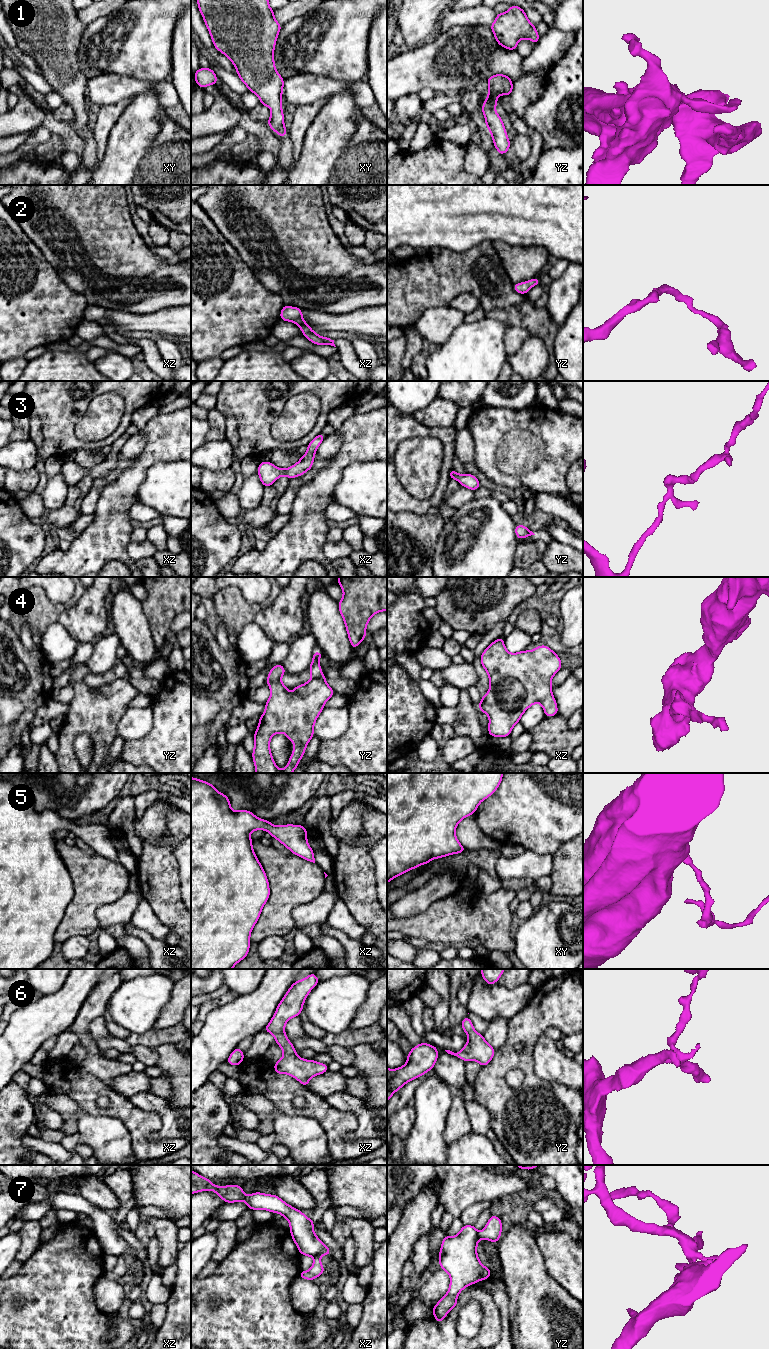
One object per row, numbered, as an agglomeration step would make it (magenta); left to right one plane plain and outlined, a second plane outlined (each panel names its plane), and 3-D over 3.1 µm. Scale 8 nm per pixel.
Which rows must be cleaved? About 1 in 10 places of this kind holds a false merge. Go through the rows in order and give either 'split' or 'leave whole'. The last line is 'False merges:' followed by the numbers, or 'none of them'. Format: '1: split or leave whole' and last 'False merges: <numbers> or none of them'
1: leave whole
2: leave whole
3: leave whole
4: split
5: leave whole
6: leave whole
7: split
False merges: 4, 7

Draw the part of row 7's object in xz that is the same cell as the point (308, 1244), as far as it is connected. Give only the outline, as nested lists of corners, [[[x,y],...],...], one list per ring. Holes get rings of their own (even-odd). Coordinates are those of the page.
[[[191,1170],[191,1194],[206,1190],[215,1192],[225,1203],[245,1201],[250,1210],[260,1209],[281,1214],[289,1222],[291,1237],[301,1255],[310,1257],[331,1255],[329,1247],[316,1236],[312,1229],[317,1224],[276,1194],[254,1192],[246,1196],[241,1185],[216,1186],[211,1180]]]

